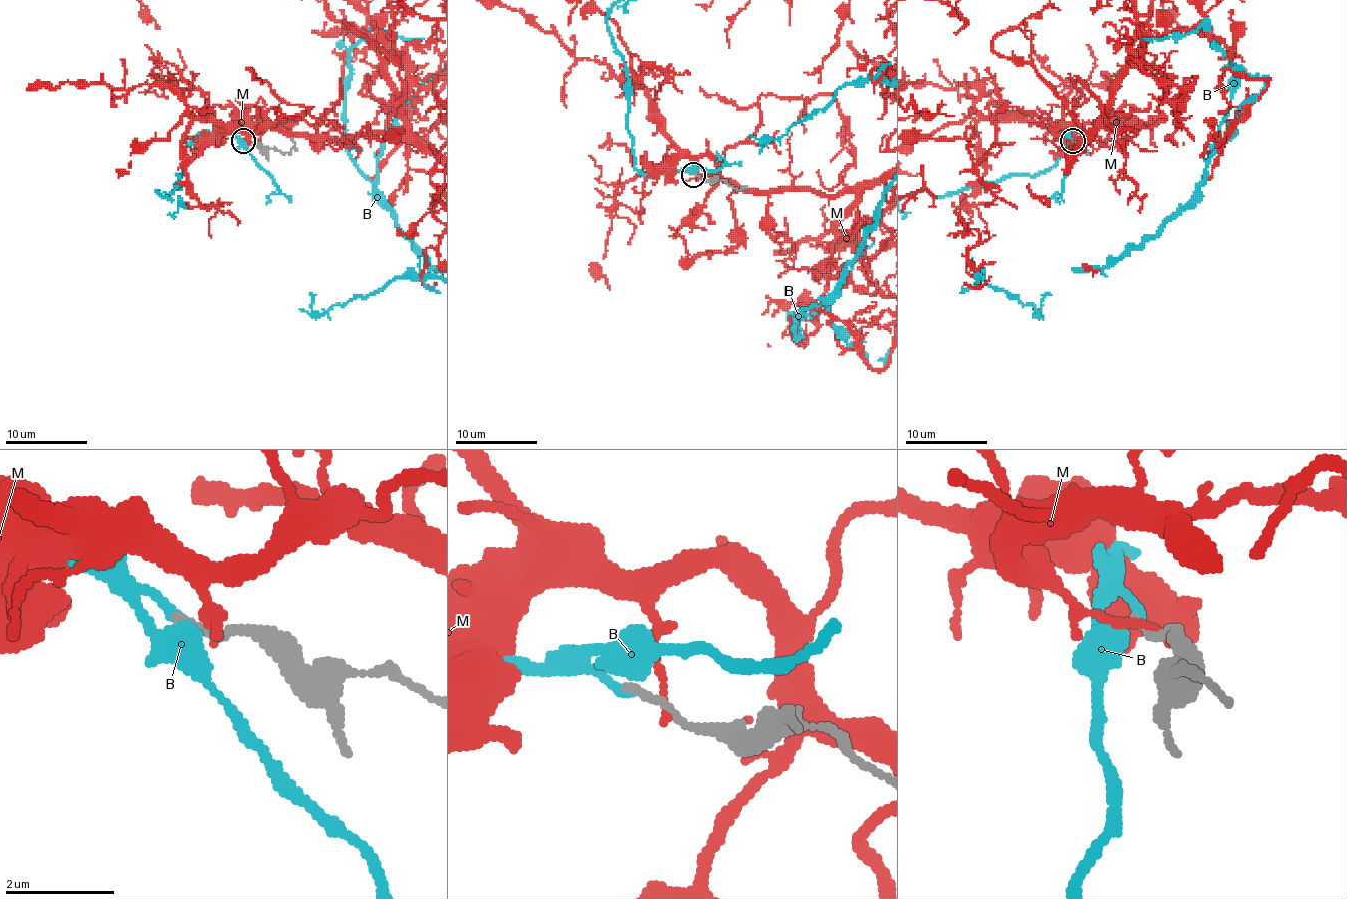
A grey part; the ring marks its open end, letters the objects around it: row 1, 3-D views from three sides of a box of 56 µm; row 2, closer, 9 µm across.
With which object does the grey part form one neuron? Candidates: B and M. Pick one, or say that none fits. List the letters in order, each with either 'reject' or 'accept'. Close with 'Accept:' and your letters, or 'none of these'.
B: accept
M: reject
Accept: B

